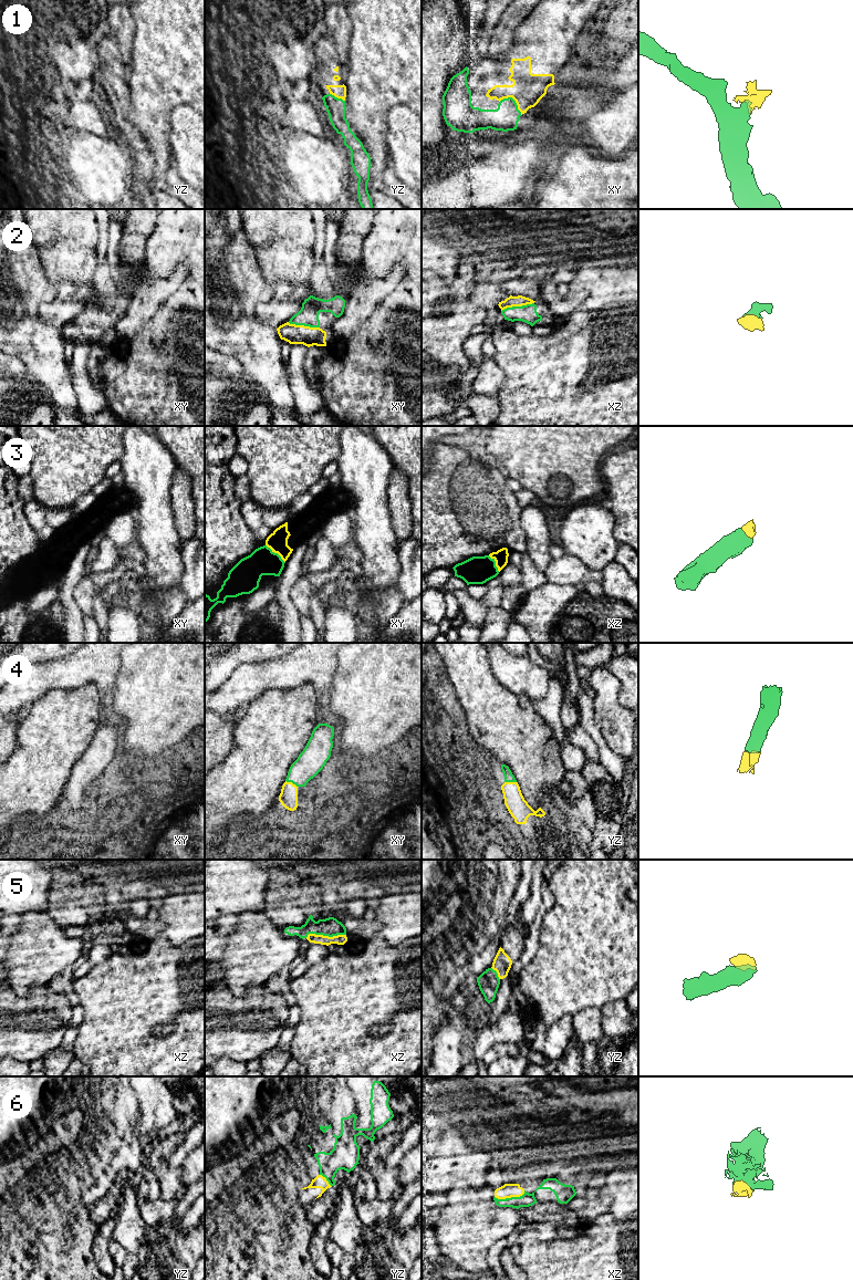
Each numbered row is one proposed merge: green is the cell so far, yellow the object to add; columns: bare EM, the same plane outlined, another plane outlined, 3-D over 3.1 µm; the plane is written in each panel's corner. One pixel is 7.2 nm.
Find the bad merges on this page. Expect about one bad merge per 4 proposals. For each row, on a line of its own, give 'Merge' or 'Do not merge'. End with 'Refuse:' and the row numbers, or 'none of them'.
1: Merge
2: Merge
3: Merge
4: Merge
5: Merge
6: Merge
Refuse: none of them

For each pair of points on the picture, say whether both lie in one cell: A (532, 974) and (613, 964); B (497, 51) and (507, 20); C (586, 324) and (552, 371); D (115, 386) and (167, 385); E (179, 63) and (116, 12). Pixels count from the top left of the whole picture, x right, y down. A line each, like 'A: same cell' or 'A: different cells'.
A: same cell
B: same cell
C: same cell
D: same cell
E: different cells

